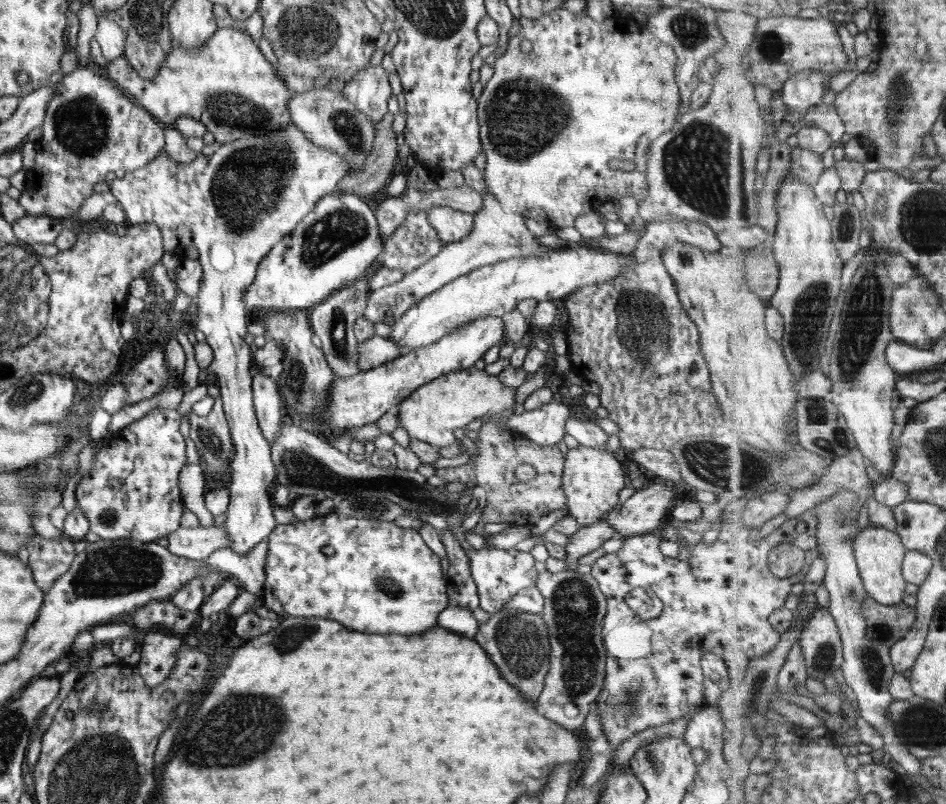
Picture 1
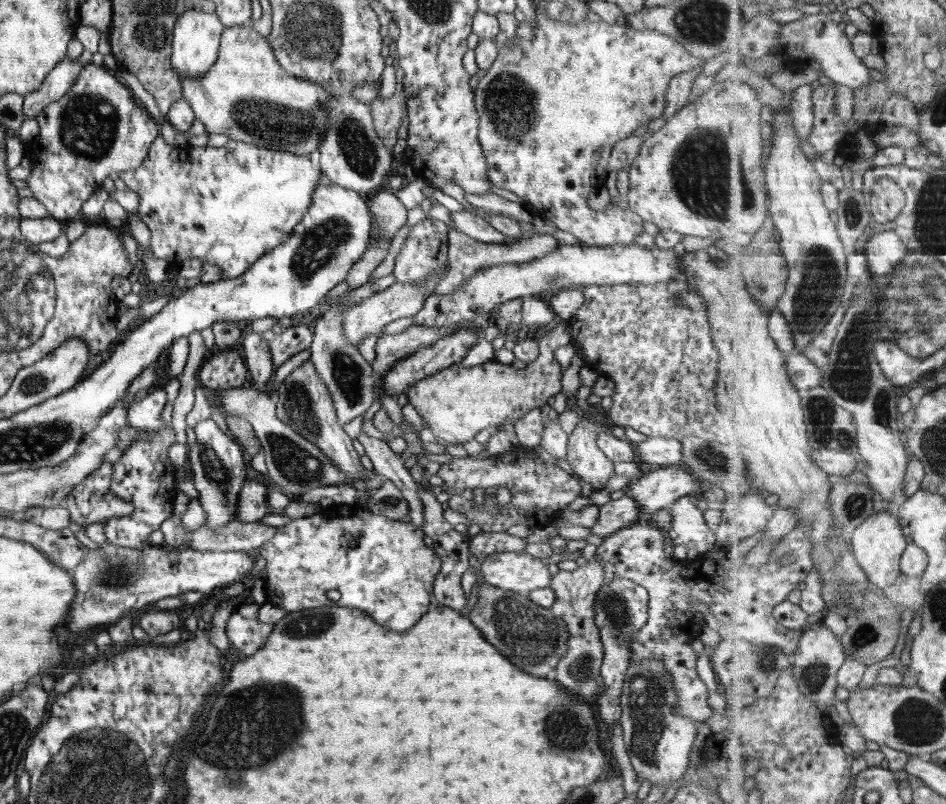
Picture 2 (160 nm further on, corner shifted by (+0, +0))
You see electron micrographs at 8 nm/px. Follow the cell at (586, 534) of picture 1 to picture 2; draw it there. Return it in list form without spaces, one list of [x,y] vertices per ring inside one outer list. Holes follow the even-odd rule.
[[[623,495],[617,500],[611,500],[599,506],[596,524],[591,528],[591,534],[606,538],[621,528],[639,523],[641,506],[630,496]]]

